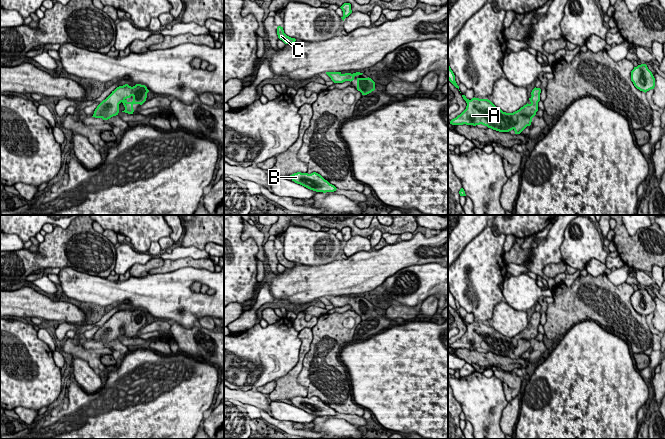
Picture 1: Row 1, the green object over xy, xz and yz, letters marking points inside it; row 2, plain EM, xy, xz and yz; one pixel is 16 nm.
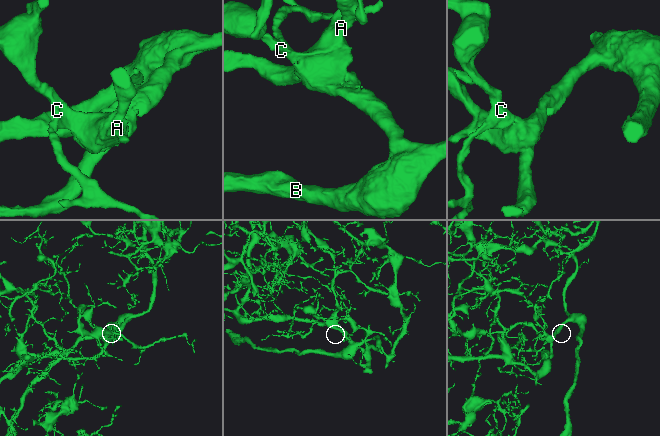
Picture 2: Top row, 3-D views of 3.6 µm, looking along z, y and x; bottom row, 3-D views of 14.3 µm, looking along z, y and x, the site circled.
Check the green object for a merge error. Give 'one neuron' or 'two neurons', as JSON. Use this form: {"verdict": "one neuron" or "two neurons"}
{"verdict": "one neuron"}

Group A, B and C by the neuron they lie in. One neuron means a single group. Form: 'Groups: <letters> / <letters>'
Groups: A B C

